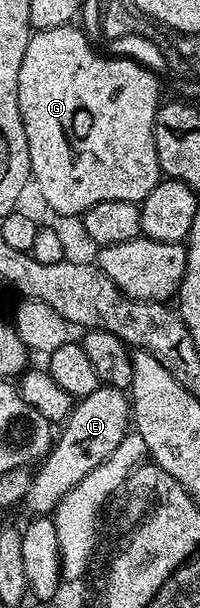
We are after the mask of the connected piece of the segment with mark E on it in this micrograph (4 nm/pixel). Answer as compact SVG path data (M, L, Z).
M100 386L93 390L93 394L82 397L58 429L51 451L34 471L25 501L25 507L35 512L31 514L43 518L54 513L61 498L65 498L65 494L69 494L69 490L73 490L73 486L77 486L77 482L89 474L89 470L101 466L101 462L105 462L105 458L109 458L109 454L121 446L121 438L127 436L132 420L131 402L128 393L122 388Z

